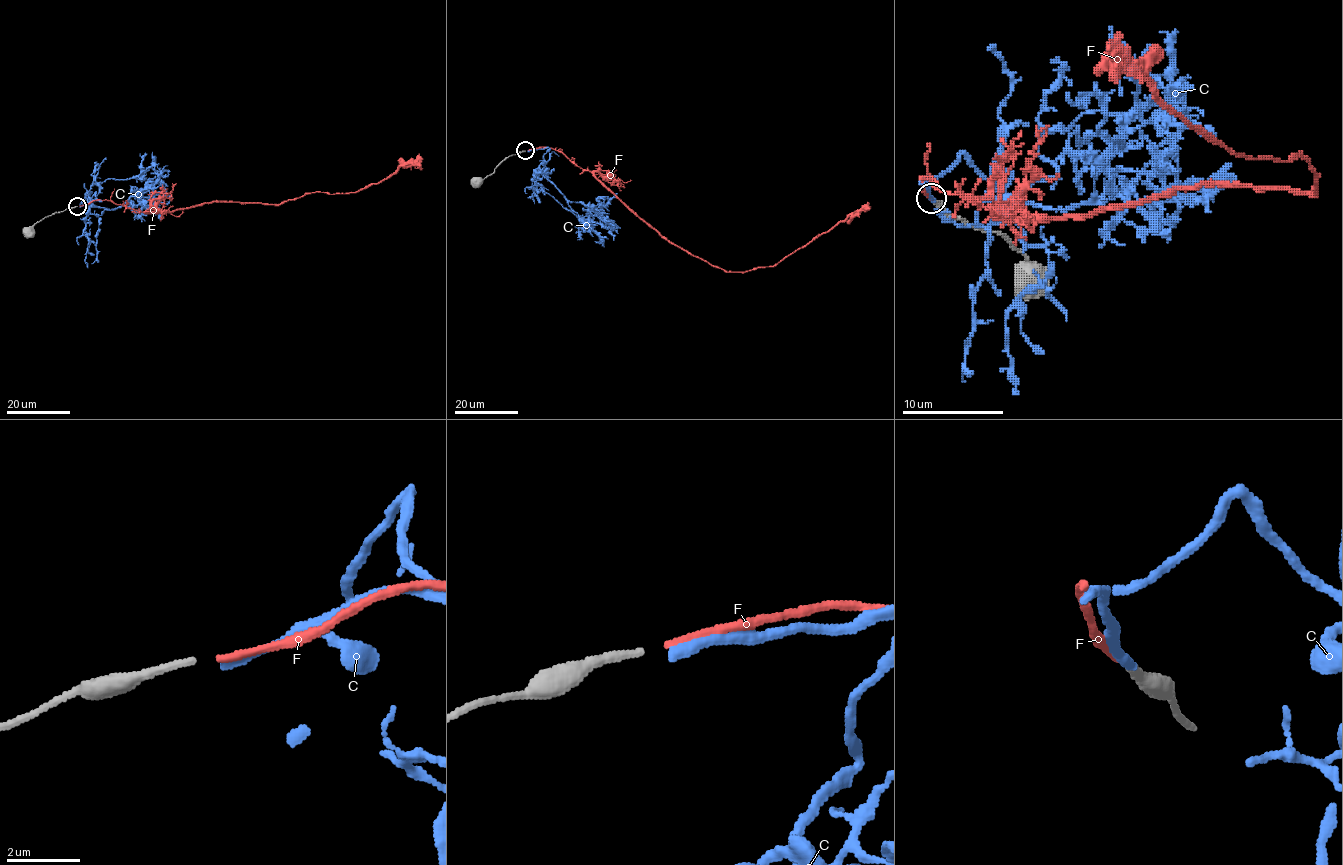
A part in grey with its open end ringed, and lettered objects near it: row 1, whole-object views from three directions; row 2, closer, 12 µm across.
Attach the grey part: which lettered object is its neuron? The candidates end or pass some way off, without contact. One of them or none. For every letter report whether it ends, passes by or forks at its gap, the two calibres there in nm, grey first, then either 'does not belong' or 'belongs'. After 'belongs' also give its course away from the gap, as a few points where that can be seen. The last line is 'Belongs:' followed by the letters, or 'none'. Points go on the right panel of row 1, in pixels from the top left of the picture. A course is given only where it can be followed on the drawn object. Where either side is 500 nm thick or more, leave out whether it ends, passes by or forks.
C: it ends | 200/320 nm | does not belong
F: it ends | 200/190 nm | belongs | via (932, 199), (922, 178), (995, 216), (1314, 191), (1299, 153), (1187, 123), (1119, 32)
Belongs: F

